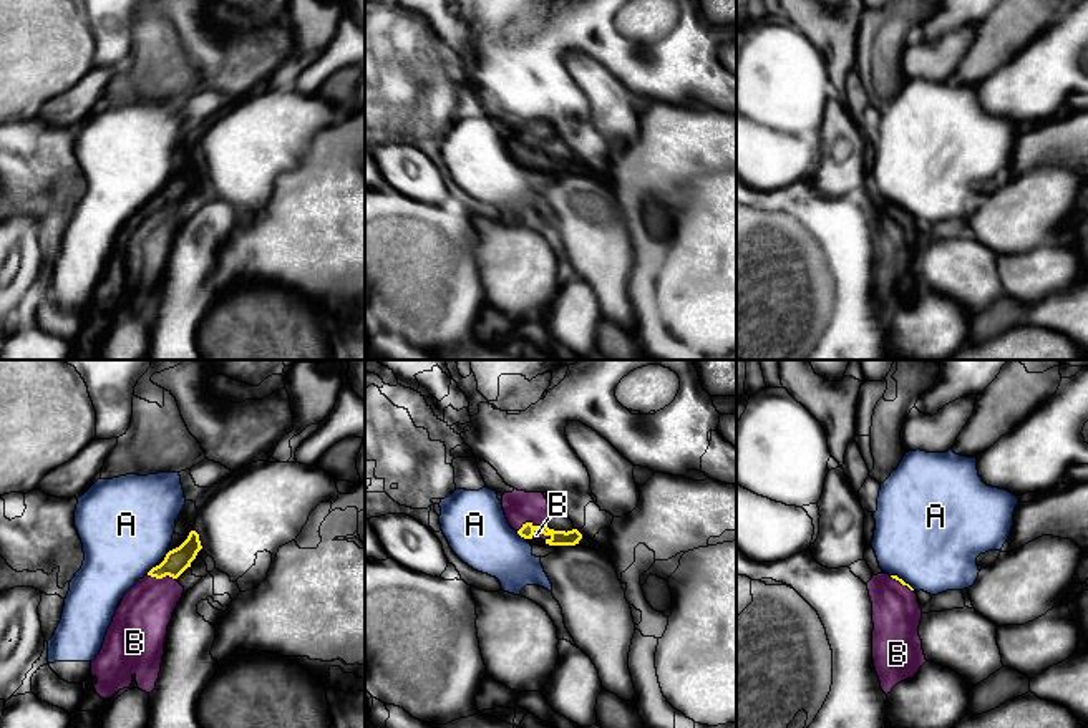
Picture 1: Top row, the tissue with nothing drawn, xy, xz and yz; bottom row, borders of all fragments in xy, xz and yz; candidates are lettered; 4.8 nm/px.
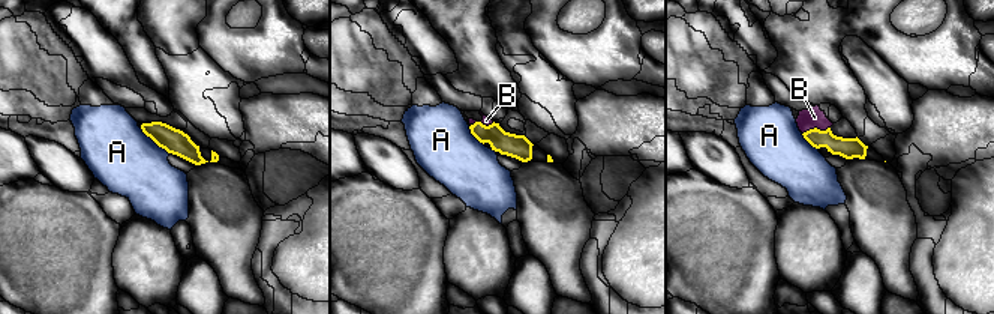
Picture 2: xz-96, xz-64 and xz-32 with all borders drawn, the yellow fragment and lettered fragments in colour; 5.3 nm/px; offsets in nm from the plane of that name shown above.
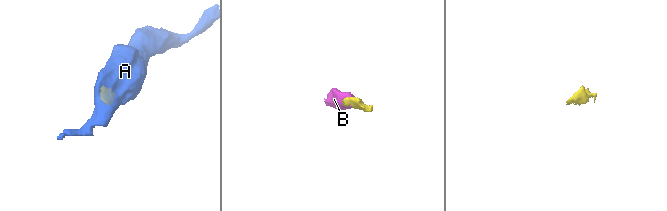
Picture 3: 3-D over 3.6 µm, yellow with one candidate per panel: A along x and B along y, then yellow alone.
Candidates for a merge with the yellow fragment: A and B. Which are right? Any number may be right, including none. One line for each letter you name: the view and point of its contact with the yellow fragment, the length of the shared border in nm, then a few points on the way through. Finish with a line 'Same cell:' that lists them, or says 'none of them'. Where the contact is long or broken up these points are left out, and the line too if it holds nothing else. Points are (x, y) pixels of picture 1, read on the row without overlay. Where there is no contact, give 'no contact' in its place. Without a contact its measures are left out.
B: meets yellow in xz at (529, 151); contact 130 nm long; runs through xz (558, 166), (538, 160), (529, 151), (519, 135)
Same cell: B

